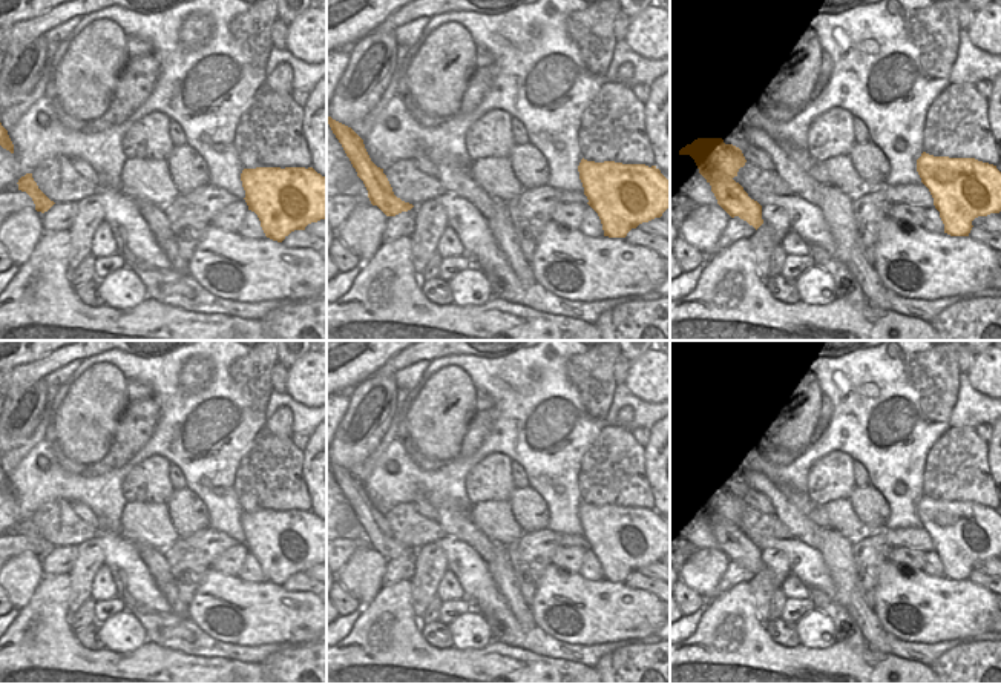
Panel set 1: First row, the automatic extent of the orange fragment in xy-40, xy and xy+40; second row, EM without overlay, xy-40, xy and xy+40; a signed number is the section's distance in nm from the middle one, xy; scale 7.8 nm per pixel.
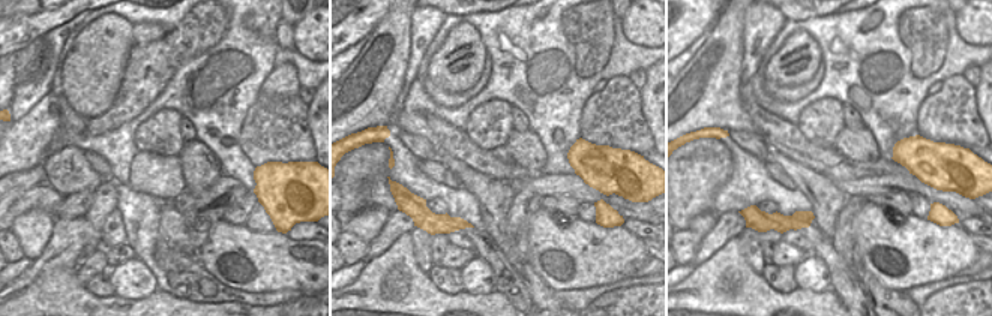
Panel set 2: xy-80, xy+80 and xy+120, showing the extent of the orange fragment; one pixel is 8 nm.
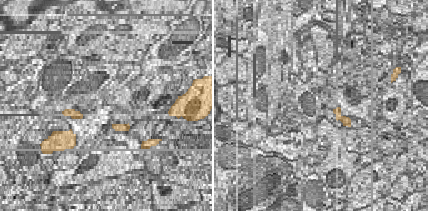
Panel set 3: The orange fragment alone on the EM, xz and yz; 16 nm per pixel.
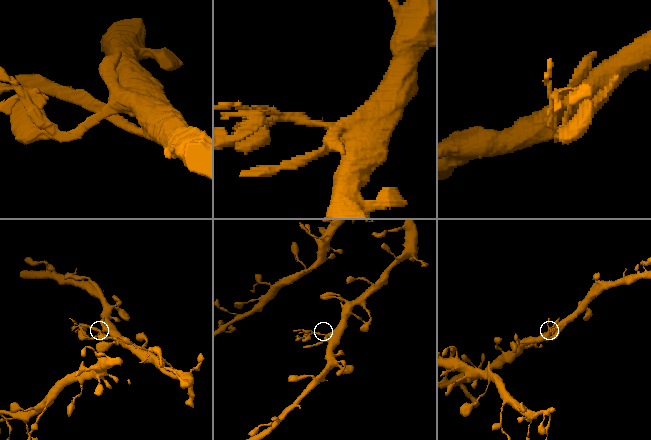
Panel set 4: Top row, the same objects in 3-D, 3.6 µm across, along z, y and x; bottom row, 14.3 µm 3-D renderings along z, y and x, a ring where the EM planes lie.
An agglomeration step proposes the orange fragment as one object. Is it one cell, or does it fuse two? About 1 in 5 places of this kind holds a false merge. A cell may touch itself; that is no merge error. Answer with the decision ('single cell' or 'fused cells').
fused cells

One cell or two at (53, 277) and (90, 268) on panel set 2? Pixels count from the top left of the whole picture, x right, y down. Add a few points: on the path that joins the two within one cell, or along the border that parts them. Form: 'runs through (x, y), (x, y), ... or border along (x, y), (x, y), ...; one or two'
border along (80, 262), (77, 277), (83, 283); two

